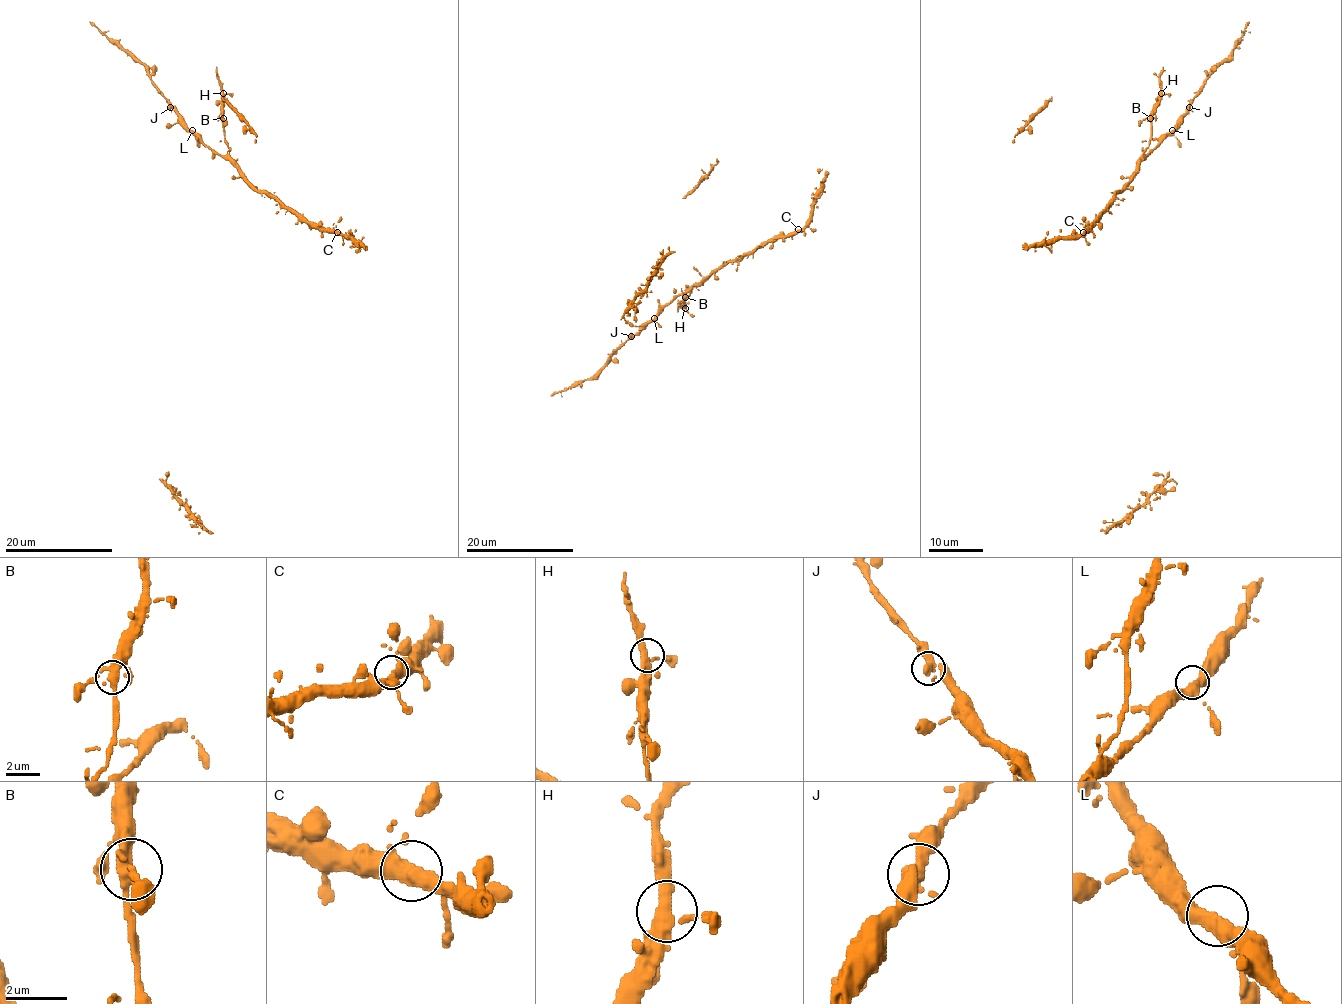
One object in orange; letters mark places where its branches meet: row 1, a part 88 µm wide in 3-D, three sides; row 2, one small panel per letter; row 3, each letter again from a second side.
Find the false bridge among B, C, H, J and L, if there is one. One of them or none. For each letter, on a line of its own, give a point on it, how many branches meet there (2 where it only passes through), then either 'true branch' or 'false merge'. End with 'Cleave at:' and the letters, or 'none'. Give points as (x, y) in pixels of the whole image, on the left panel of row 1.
B: at (223, 118); 3 branches meet; true branch
C: at (337, 232); 3 branches meet; true branch
H: at (223, 93); 3 branches meet; true branch
J: at (170, 107); 3 branches meet; true branch
L: at (192, 130); 3 branches meet; true branch
Cleave at: none

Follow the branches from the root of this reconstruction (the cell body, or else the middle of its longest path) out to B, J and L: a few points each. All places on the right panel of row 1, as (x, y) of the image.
B: (1100, 224), (1099, 217), (1130, 180), (1137, 161), (1149, 145), (1150, 118)
J: (1100, 224), (1099, 217), (1106, 206), (1130, 180), (1137, 166), (1176, 126), (1189, 108)
L: (1100, 224), (1099, 217), (1106, 206), (1130, 180), (1137, 166), (1172, 130)

